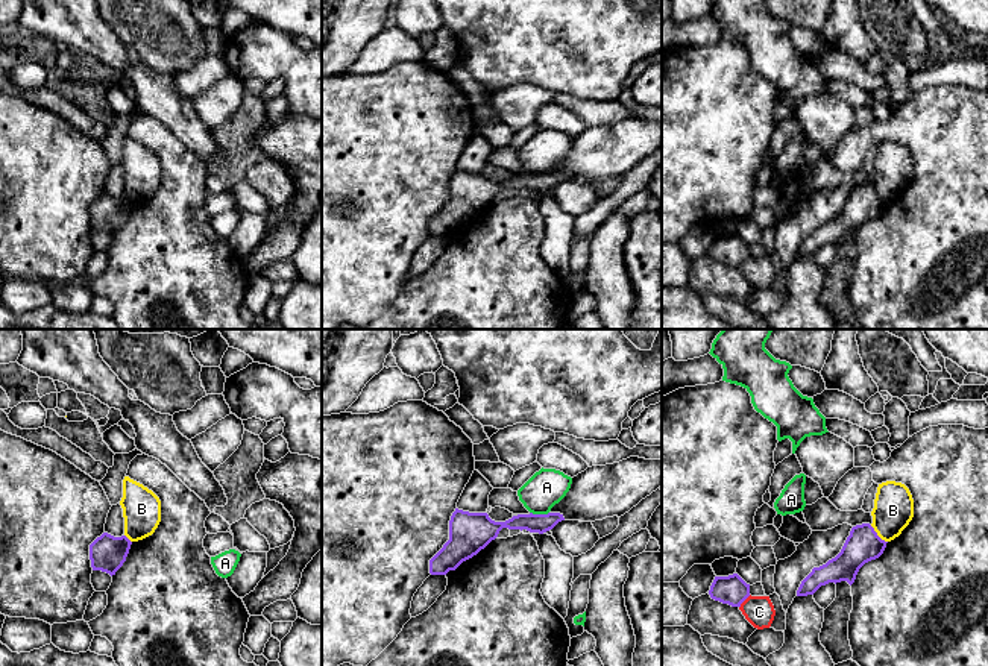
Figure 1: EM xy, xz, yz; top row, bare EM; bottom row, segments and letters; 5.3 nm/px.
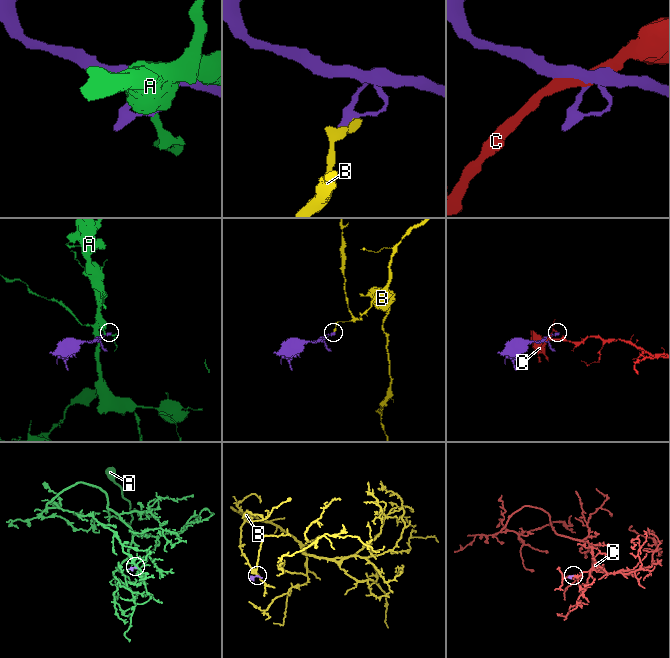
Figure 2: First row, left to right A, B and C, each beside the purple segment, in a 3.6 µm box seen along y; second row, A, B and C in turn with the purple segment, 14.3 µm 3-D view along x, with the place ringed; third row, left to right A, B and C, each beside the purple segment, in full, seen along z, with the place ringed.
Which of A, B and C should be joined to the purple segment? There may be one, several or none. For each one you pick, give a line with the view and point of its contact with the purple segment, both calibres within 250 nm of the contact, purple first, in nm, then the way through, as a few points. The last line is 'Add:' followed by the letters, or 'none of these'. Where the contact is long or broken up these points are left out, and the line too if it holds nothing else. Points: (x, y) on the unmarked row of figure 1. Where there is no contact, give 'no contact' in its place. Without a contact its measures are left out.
Add: none of these

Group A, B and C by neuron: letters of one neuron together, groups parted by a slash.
A / B / C

